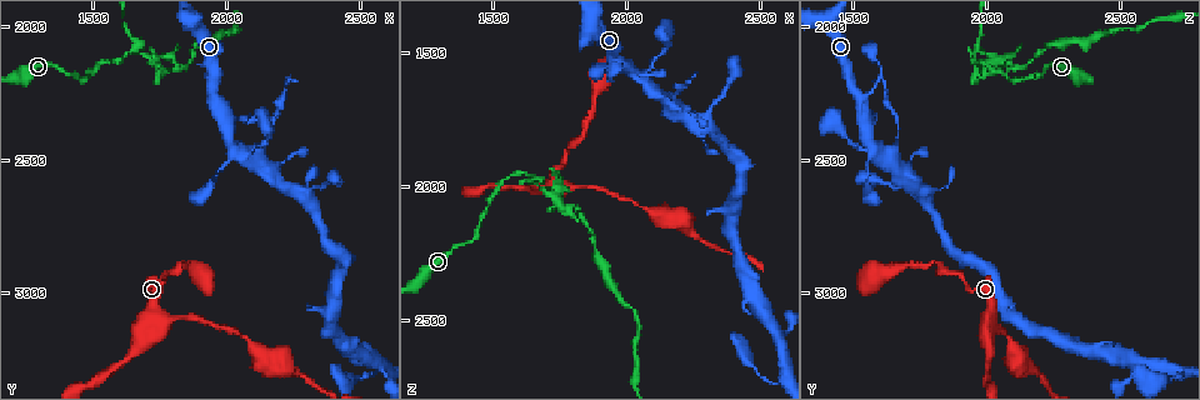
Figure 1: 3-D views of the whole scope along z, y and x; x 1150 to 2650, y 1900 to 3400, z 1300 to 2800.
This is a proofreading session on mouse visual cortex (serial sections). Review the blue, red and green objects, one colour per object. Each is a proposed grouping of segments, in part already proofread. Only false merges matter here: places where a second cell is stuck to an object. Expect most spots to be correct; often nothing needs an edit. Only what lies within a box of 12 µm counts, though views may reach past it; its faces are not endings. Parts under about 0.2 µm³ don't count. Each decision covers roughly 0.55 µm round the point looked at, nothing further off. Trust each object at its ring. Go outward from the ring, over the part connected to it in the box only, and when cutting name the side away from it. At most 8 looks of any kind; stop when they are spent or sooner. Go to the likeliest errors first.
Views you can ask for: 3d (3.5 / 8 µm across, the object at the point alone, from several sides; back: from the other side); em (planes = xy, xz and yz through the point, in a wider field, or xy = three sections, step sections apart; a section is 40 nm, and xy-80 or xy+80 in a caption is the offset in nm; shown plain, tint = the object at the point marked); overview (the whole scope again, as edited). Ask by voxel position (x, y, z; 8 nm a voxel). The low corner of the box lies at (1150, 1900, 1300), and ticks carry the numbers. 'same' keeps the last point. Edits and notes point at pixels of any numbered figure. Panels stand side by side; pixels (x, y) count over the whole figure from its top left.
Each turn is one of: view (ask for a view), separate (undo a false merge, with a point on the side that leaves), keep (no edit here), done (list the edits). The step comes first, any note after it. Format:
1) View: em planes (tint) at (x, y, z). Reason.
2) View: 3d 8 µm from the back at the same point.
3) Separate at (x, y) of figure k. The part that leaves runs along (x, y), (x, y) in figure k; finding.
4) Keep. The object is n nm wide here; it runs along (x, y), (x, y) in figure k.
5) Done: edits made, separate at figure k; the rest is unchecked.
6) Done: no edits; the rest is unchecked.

View: 3d 3.5 µm at (1650, 2090, 1960). Three-way junction.

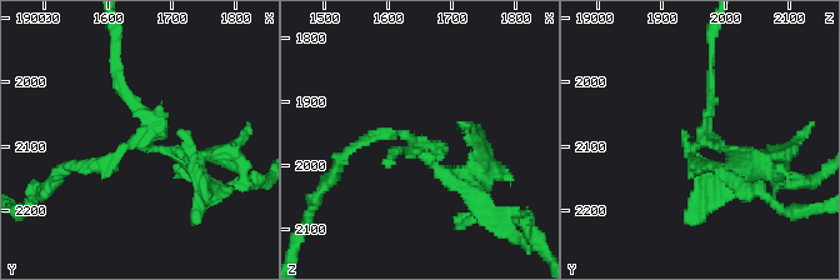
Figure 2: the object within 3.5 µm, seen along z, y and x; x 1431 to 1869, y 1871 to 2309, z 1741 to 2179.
View: em xy step 3 (tint) at (1640, 2095, 1960).

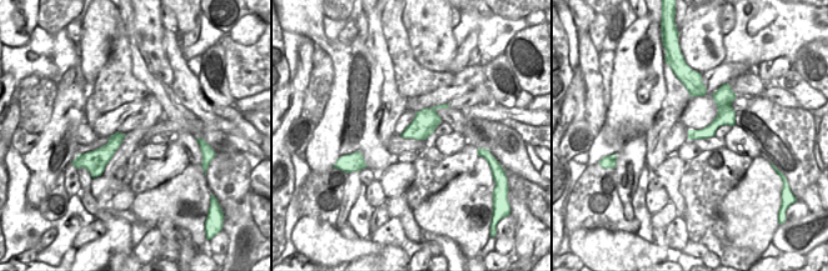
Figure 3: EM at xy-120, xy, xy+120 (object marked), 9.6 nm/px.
Separate at (706, 116) of figure 2. The part that leaves runs along (691, 150), (714, 143), (749, 158), (769, 154) in figure 2; a second cell is stuck on.

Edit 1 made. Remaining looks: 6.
View: 3d 3.5 µm at (1810, 3100, 2010). Thin arm on a thick one.

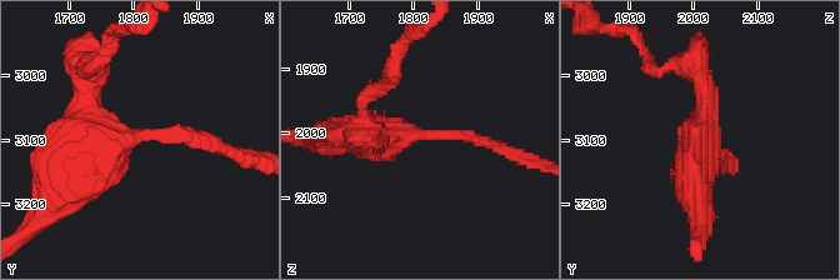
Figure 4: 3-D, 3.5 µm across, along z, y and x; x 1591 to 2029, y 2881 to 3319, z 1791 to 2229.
View: em xy step 3 (tint) at (1805, 3090, 2005). 3 arms meet here; the arms are 150, 350, 500 nm wide.

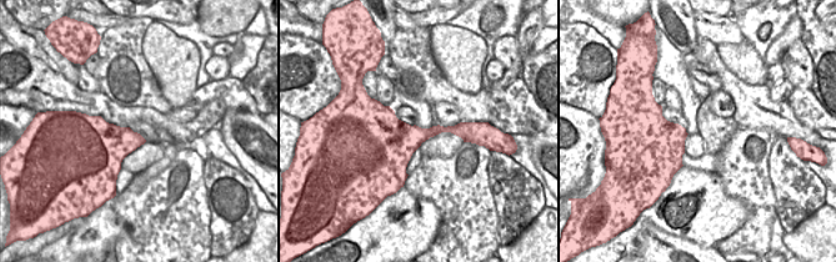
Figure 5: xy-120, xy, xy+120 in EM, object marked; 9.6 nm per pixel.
View: em xy step 5 (tint) at the same point.

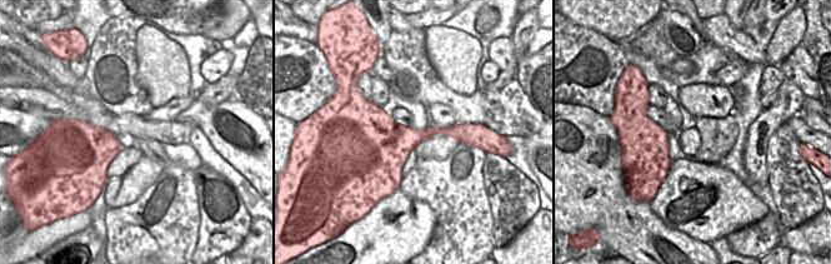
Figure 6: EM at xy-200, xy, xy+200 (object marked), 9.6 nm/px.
Keep. The object is 420 nm wide here; it runs along (368, 148), (395, 135), (468, 135), (498, 148) in figure 4; all the same cell.

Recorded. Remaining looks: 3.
View: 3d 3.5 µm at (2250, 3280, 2180).

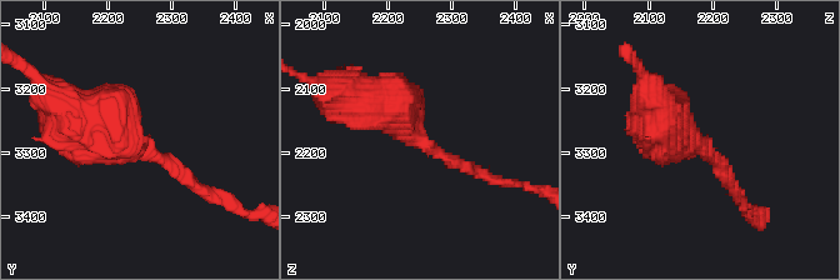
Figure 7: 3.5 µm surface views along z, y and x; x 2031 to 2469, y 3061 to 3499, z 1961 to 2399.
View: em planes (tint) at (2250, 3285, 2185).

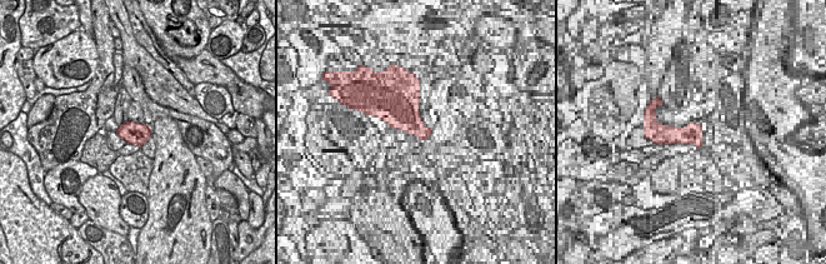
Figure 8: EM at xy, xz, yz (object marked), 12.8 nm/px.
Keep. Continuous, no second cell.

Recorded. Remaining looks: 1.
Done: edits made, separate at figure 2; the rest is unchecked.

